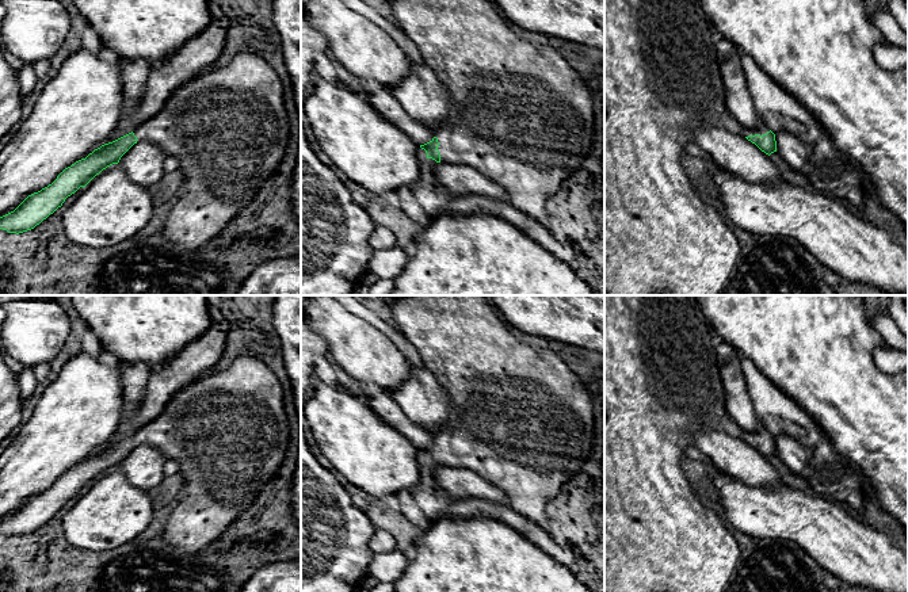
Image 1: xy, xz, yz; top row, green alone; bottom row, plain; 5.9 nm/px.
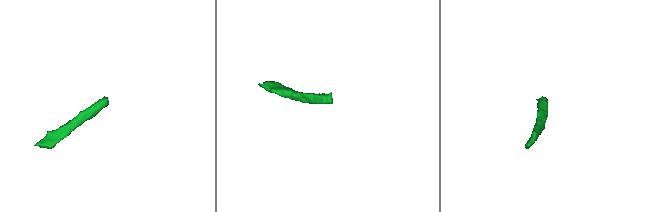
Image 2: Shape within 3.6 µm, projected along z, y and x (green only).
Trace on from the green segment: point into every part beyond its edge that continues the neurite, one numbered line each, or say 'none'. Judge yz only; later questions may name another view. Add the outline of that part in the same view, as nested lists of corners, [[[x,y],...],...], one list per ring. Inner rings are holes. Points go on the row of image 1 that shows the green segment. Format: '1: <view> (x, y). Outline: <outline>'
1: yz (662, 75). Outline: [[[604,0],[604,295],[720,295],[737,263],[739,237],[721,214],[703,202],[688,179],[683,168],[684,145],[693,142],[697,127],[720,127],[743,137],[763,135],[770,129],[764,125],[745,129],[728,111],[711,28],[691,0]]]

